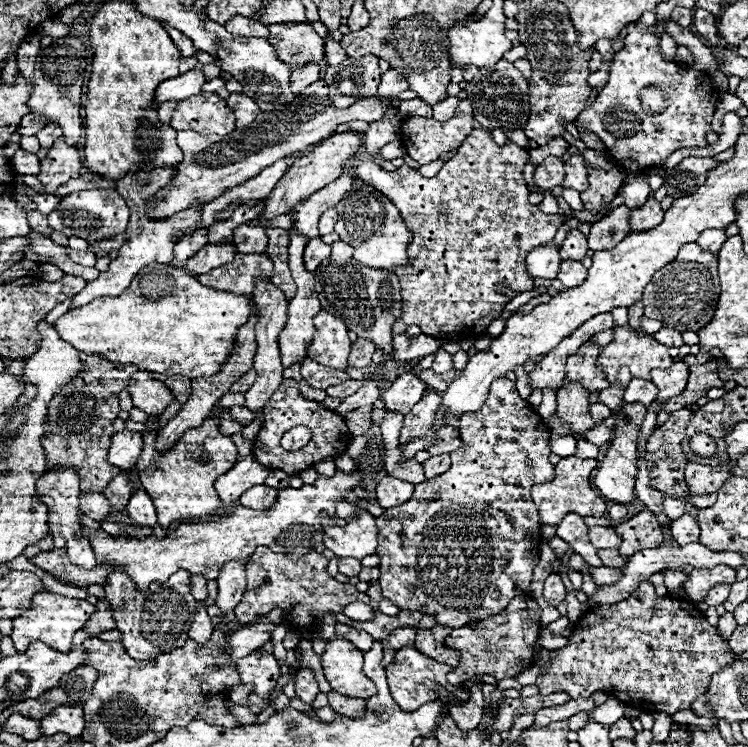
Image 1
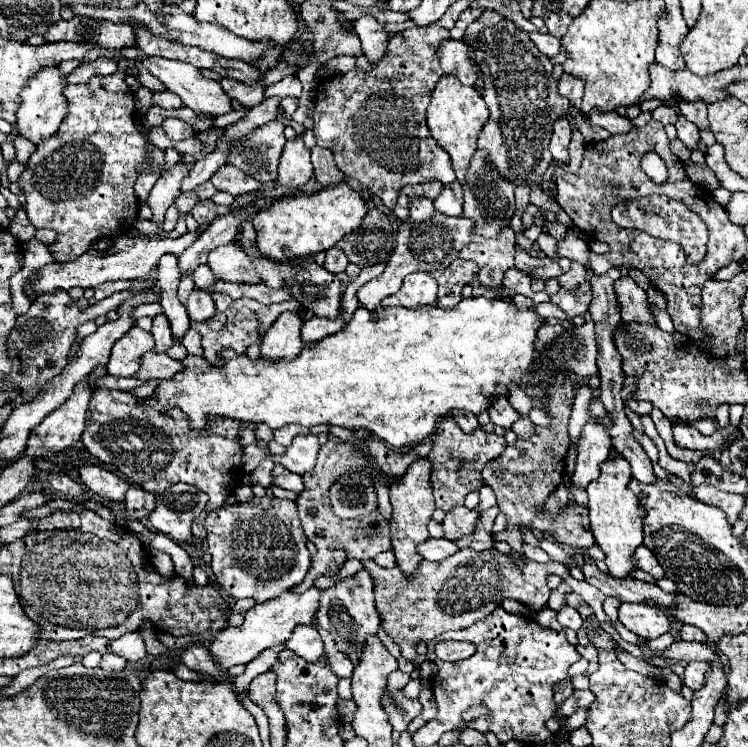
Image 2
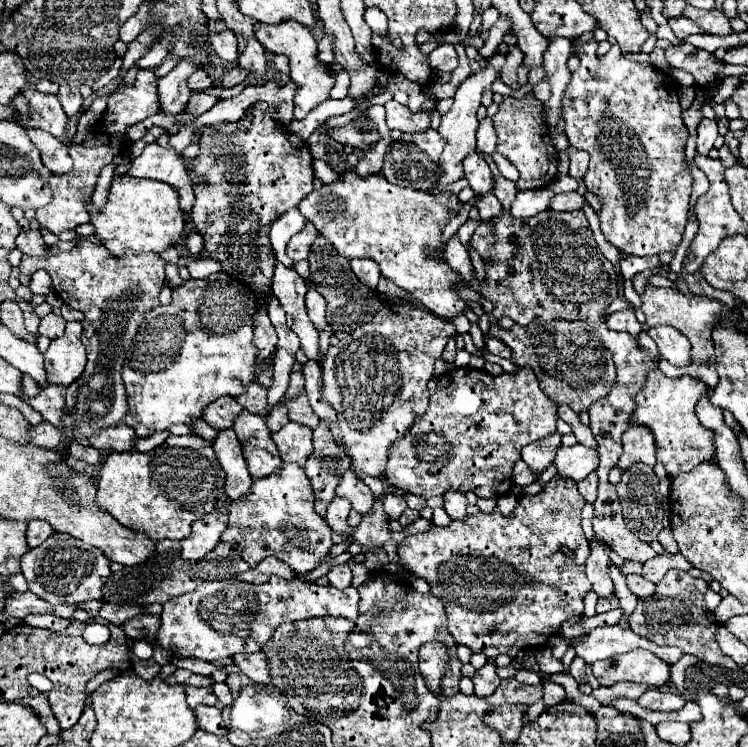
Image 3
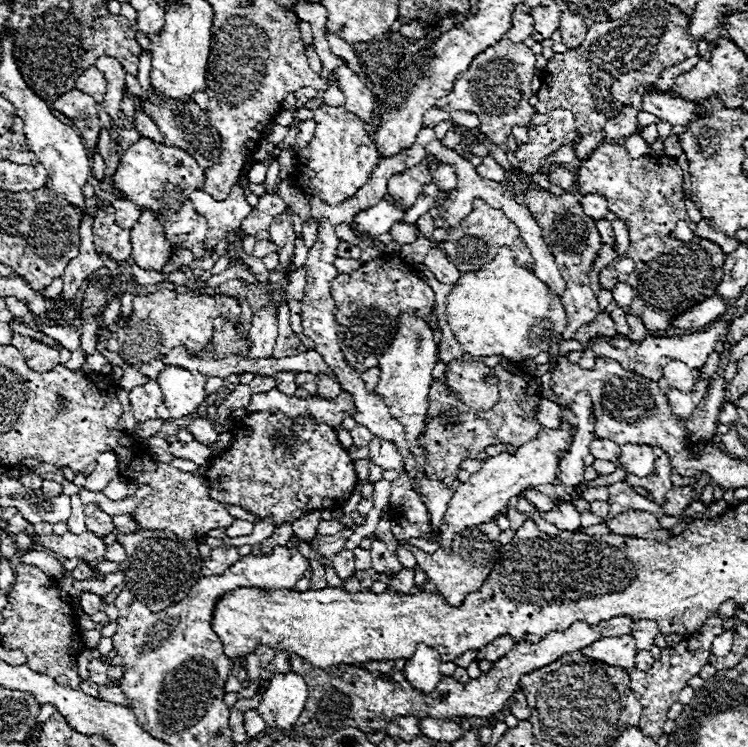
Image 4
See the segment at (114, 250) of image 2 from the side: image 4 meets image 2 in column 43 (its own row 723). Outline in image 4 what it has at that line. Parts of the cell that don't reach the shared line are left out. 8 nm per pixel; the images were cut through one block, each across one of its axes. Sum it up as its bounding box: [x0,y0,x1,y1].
[256,672,308,730]

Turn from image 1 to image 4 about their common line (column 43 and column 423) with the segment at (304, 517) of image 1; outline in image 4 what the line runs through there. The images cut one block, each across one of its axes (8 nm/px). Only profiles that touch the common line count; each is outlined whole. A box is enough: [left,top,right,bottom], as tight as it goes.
[398,522,500,606]

